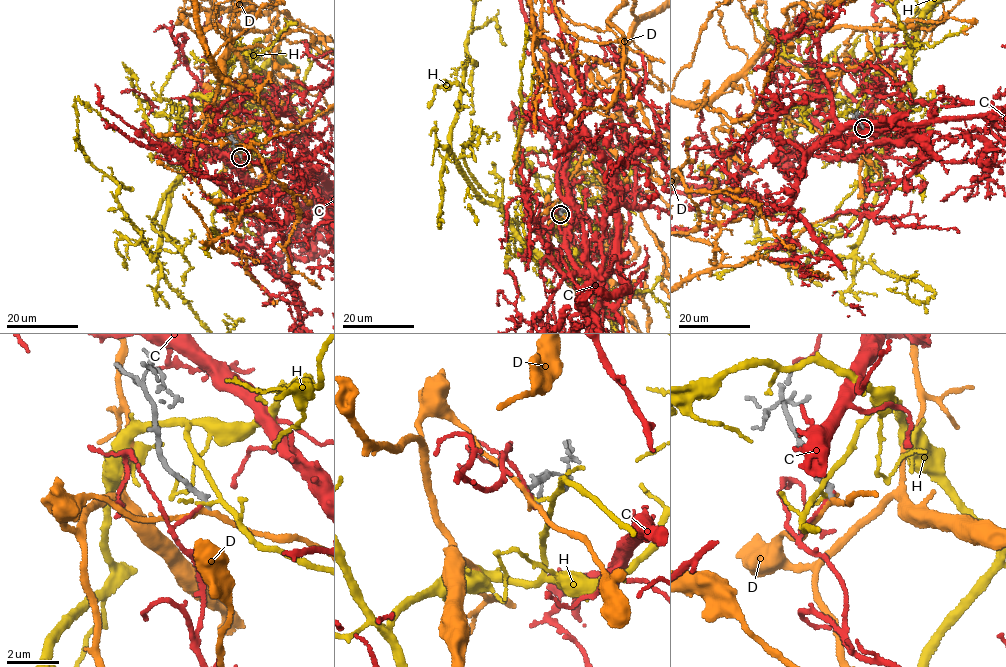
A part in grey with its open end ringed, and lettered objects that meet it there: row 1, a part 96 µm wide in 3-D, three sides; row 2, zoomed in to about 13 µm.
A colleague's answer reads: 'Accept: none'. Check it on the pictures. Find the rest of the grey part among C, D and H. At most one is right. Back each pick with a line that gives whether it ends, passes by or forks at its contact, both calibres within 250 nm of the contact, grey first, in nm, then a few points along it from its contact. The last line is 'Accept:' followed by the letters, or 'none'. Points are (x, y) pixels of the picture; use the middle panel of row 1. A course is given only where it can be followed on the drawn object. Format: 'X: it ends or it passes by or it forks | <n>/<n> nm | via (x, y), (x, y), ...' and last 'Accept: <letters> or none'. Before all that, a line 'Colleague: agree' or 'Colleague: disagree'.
Colleague: agree
Accept: none

